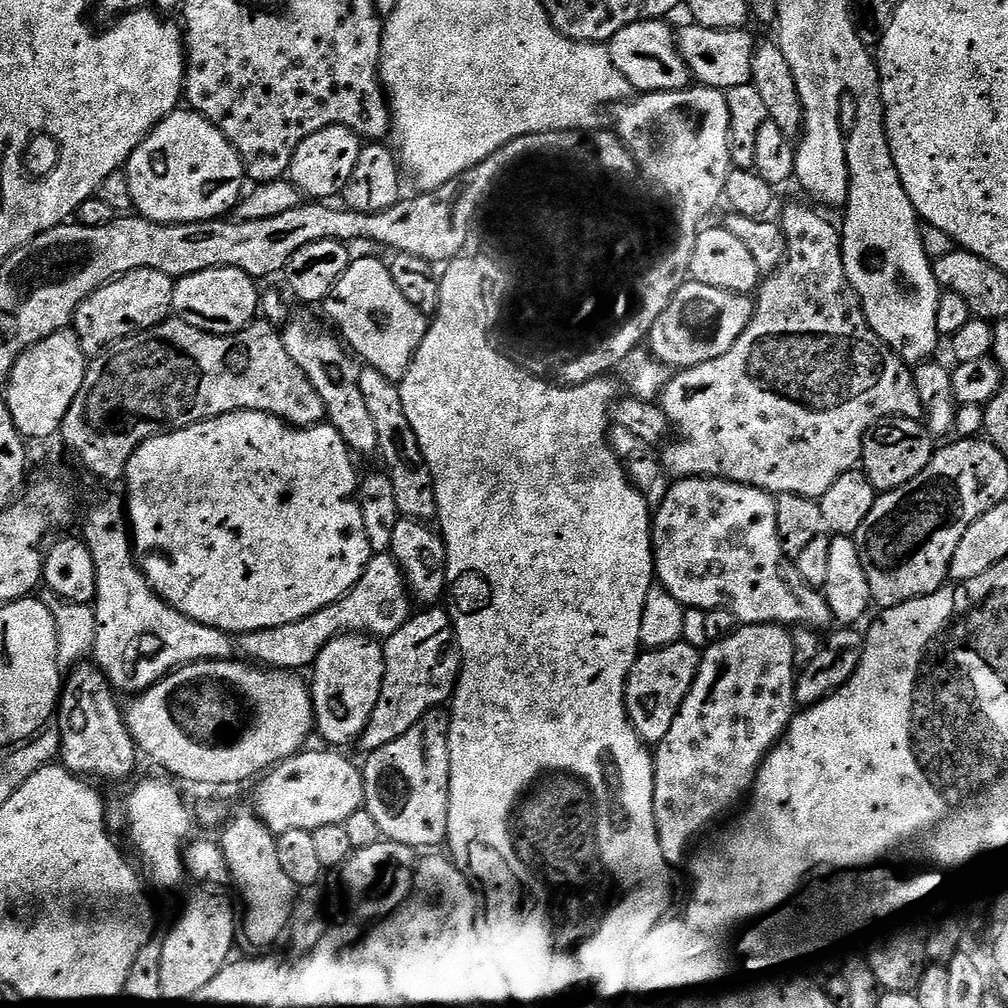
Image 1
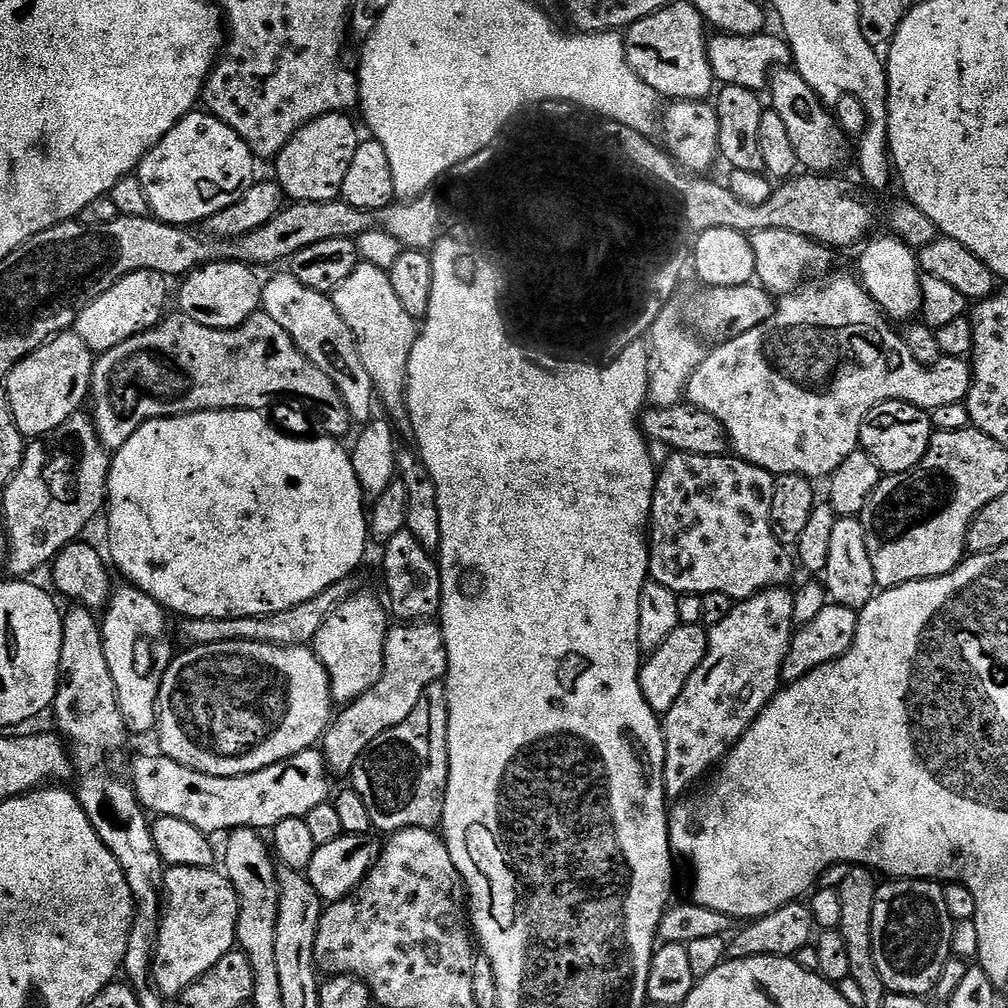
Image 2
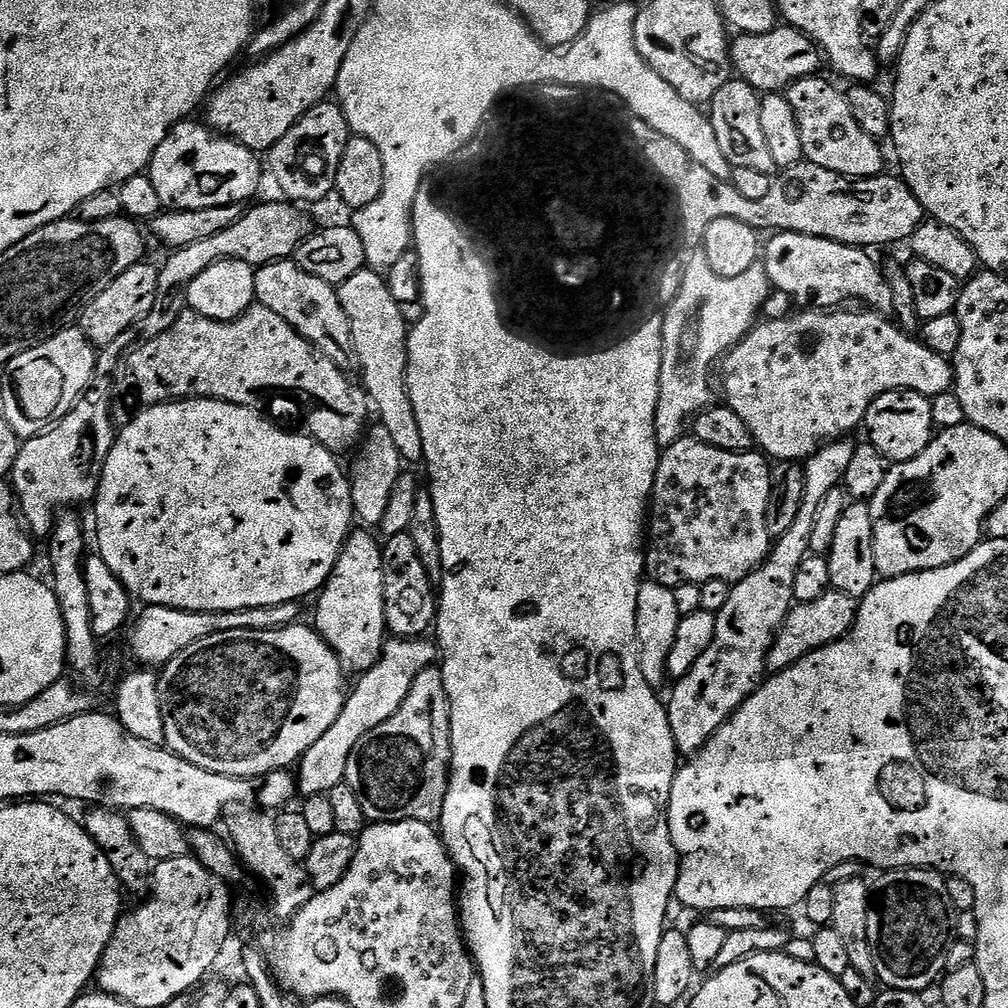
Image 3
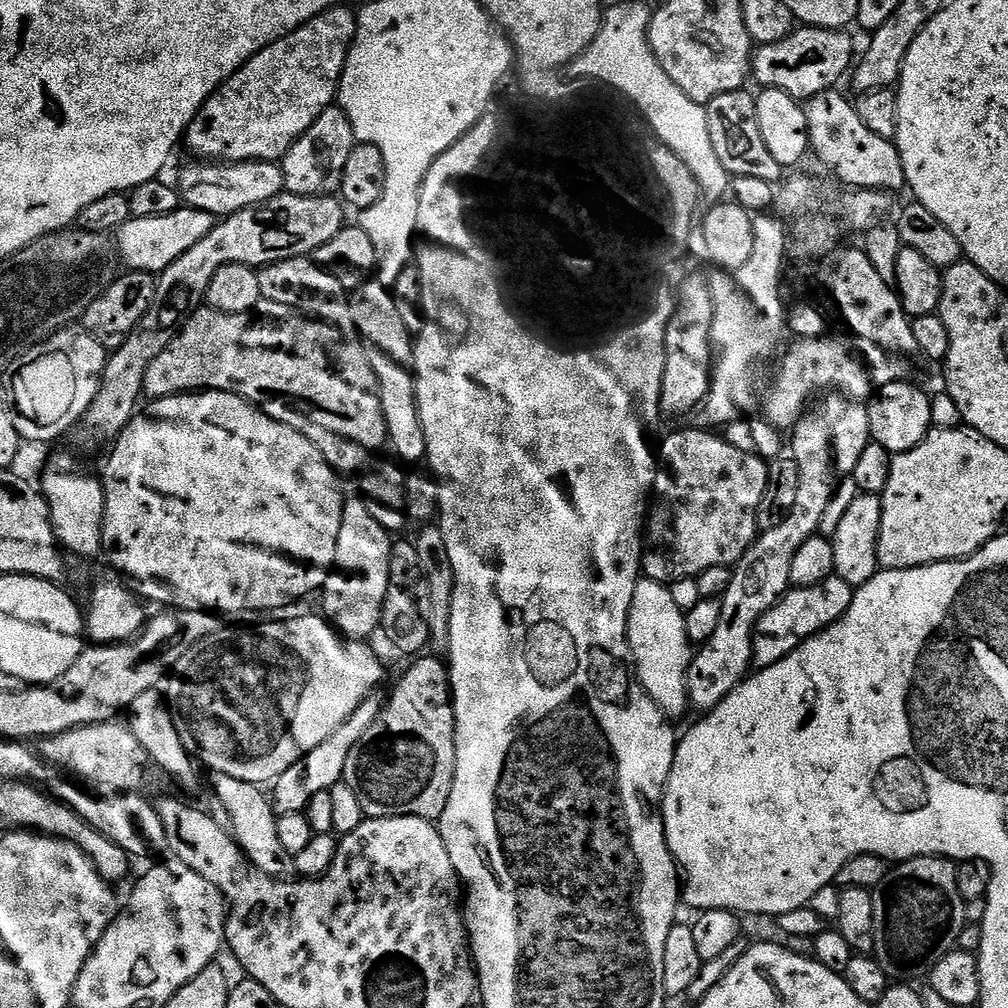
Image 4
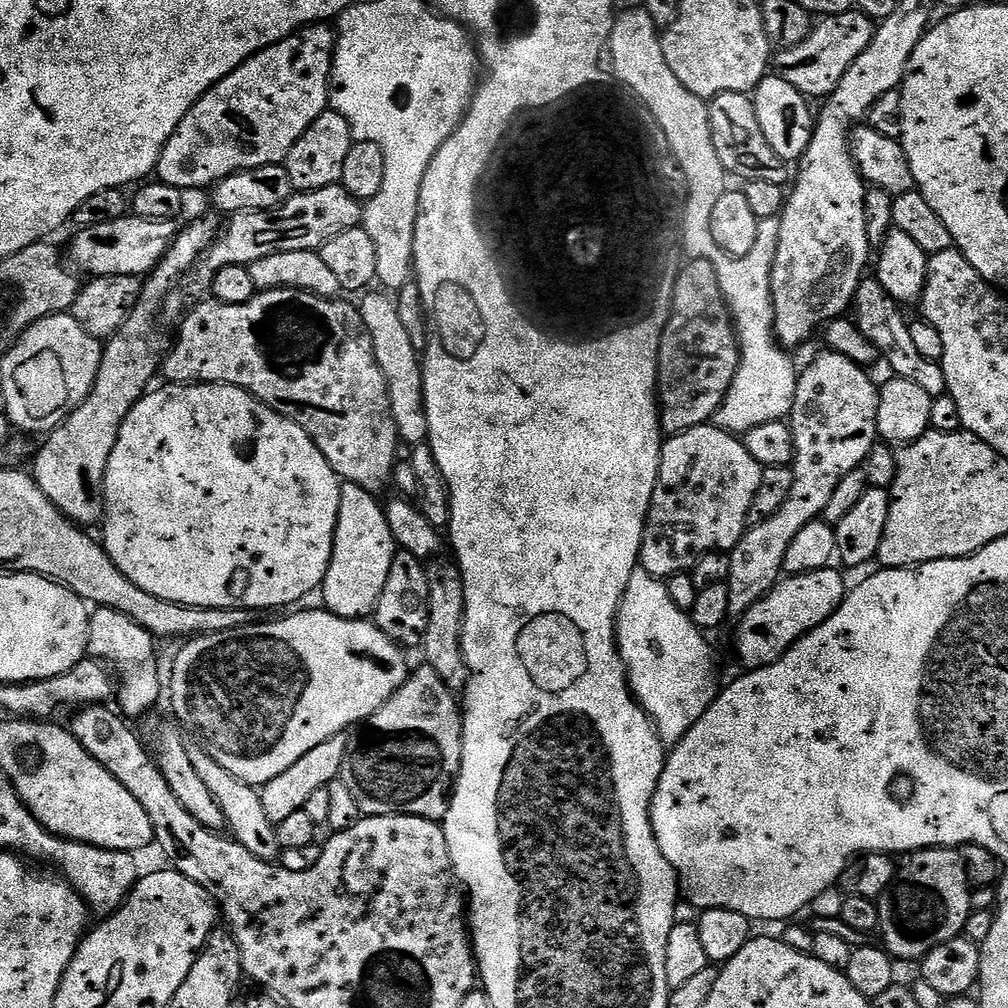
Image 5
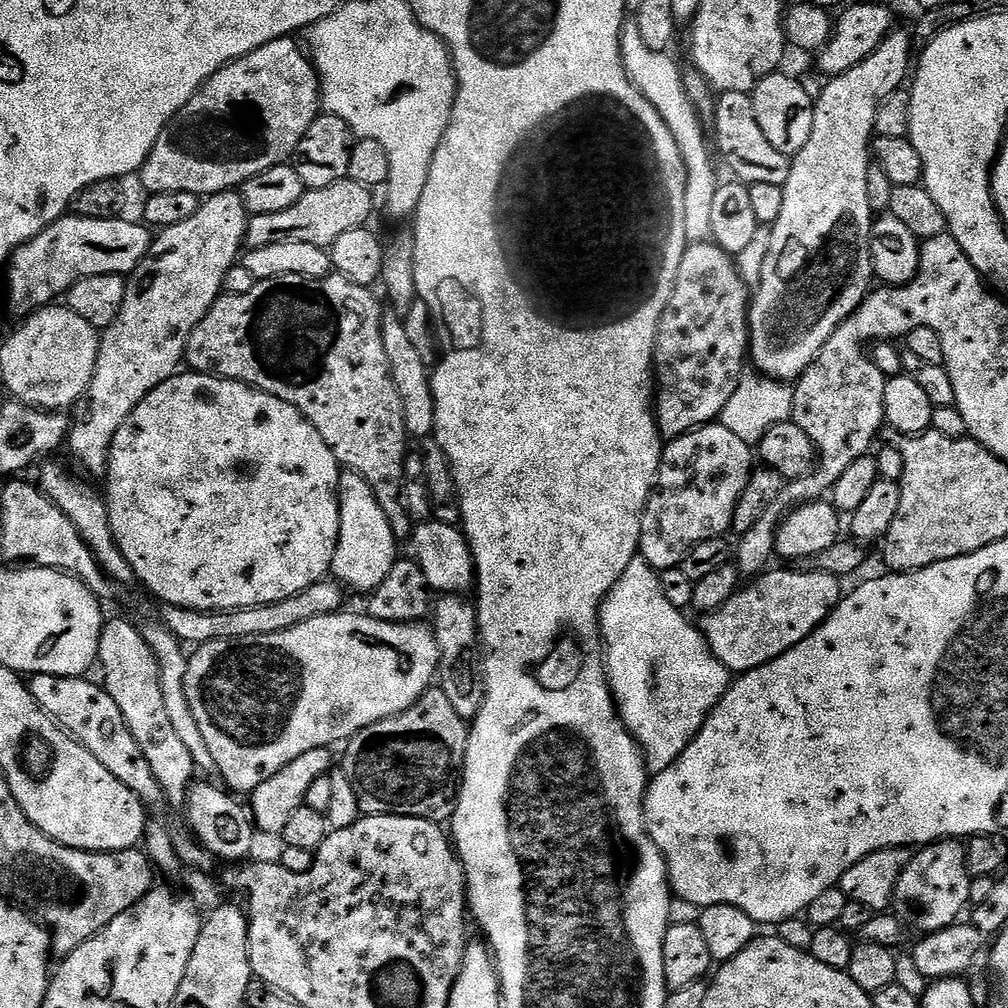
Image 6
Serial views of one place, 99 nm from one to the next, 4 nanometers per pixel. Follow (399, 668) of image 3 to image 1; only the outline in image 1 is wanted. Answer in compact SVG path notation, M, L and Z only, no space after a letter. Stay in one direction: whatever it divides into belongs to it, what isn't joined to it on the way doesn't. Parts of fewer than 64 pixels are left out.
M428 606L412 614L383 645L386 674L378 702L362 732L368 750L380 748L386 741L410 730L410 726L440 702L444 691L446 696L460 674L461 658L452 631L452 618L443 607Z

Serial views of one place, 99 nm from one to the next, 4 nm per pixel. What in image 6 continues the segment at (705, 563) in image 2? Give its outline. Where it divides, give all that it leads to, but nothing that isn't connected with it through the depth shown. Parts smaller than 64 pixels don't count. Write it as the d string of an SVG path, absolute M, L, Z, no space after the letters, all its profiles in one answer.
M718 422L695 428L693 432L687 432L684 436L669 439L663 445L660 454L660 469L656 475L654 491L644 507L639 555L657 570L679 568L683 559L700 543L708 539L727 537L732 532L732 519L738 506L738 498L742 496L746 482L750 482L753 471L753 445L742 442L738 434L726 430L726 426Z

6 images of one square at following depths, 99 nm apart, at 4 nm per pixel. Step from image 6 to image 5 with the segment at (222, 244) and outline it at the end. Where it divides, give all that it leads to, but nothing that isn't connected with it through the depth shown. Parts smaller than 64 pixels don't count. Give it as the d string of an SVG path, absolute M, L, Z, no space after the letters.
M196 220L193 224L181 227L166 254L156 268L147 276L143 277L140 286L140 297L130 318L118 330L118 334L112 337L103 345L100 354L100 365L94 386L90 394L82 403L67 416L65 420L52 432L47 433L44 445L40 453L31 461L30 474L36 480L36 485L50 498L50 502L61 512L66 519L71 520L77 526L89 526L88 524L99 525L104 519L104 479L106 478L106 462L110 462L110 454L114 454L114 442L118 442L118 434L126 414L140 399L149 391L151 382L162 368L162 361L166 355L166 343L160 328L156 325L156 315L164 304L164 299L177 288L187 277L188 273L200 263L201 256L207 252L209 246L216 241L218 235L218 224L212 220Z

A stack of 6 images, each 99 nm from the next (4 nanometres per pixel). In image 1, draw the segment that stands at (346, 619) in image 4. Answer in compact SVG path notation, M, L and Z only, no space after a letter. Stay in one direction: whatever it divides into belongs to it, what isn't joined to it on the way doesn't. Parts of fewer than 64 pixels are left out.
M339 634L316 655L316 661L311 665L310 687L312 690L312 714L314 728L317 733L325 736L332 746L344 746L347 740L356 737L367 727L367 721L372 716L374 706L380 697L382 682L386 674L384 661L384 645L371 634Z

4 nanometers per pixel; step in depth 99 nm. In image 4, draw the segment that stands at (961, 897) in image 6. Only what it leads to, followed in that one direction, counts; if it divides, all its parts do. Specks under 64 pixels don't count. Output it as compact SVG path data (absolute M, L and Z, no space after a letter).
M923 856L922 858L914 858L913 860L903 861L899 866L889 869L887 875L884 876L879 886L871 889L871 905L874 911L874 934L875 946L873 948L874 959L882 966L883 972L886 973L890 980L896 982L912 982L914 978L927 977L933 966L937 964L948 952L956 948L958 936L965 925L965 901L961 898L960 891L956 885L956 868L949 861L939 856Z

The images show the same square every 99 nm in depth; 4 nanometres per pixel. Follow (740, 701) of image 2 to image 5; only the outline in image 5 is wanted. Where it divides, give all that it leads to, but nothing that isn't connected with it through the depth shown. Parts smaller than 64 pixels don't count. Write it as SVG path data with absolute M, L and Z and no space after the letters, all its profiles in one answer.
M827 350L821 353L821 356L814 357L805 368L803 365L796 377L796 393L790 417L796 447L796 454L790 465L794 474L794 486L790 489L790 495L786 497L786 502L782 502L782 507L777 512L770 514L770 518L756 520L729 555L730 572L726 581L730 590L729 617L739 618L778 583L784 572L784 559L786 550L790 550L790 542L794 542L802 526L823 517L838 482L842 482L846 474L861 467L872 447L878 443L876 419L880 401L879 387L875 383L872 385L871 378L864 373L867 371L861 365L850 362L850 358Z

